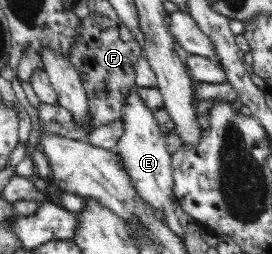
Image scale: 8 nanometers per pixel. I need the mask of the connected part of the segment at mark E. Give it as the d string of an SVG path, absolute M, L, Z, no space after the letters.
M134 86L125 94L122 116L120 117L122 132L115 145L115 152L122 158L124 170L127 171L138 196L152 209L164 211L170 231L182 238L184 231L177 220L171 203L173 198L170 196L173 190L172 165L171 154L165 143L166 133L160 130L160 123L154 117L154 110L150 109L148 103L144 103L139 91L140 88Z

